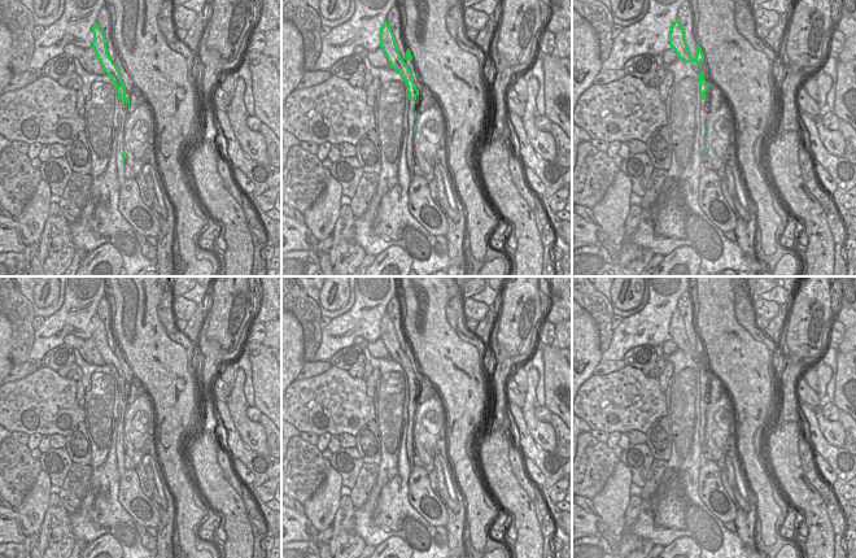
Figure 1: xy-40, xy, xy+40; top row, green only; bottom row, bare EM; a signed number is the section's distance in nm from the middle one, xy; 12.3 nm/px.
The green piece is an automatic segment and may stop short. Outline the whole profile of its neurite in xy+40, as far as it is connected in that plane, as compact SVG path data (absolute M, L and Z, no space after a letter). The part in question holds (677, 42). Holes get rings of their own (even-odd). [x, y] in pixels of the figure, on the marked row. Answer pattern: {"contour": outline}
{"contour": "M676 19L671 27L669 32L669 45L677 53L677 57L685 62L700 62L704 61L704 55L699 44L696 44L696 55L693 57L687 49L684 29L678 19Z"}

